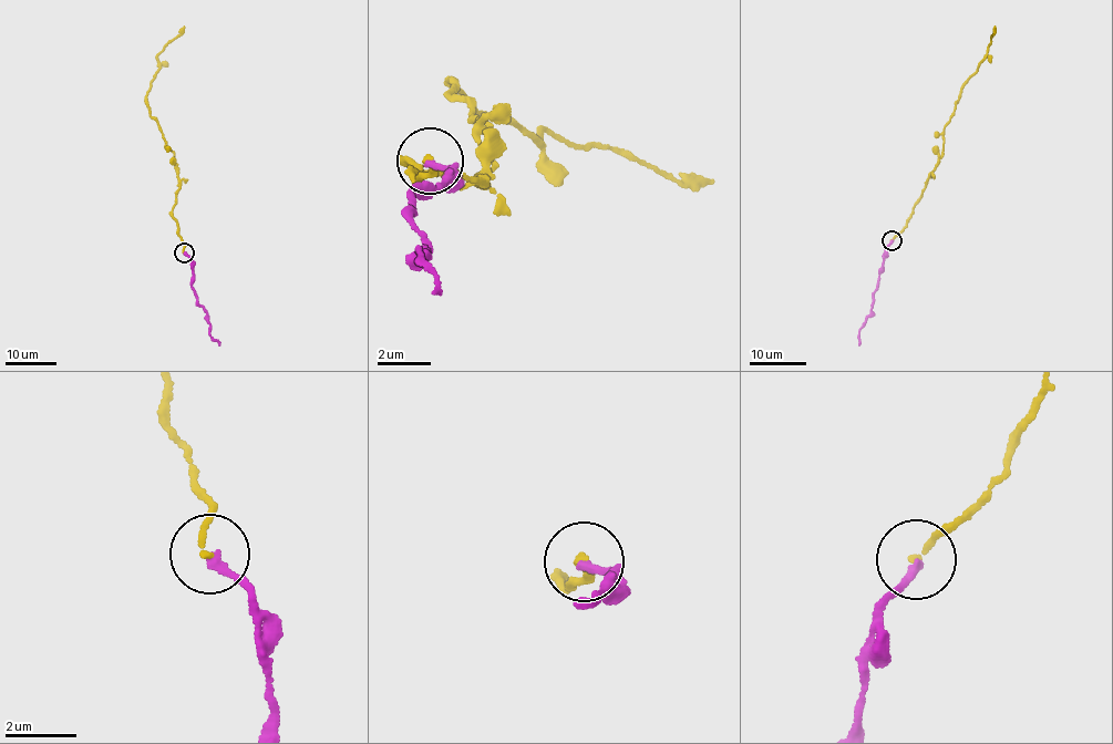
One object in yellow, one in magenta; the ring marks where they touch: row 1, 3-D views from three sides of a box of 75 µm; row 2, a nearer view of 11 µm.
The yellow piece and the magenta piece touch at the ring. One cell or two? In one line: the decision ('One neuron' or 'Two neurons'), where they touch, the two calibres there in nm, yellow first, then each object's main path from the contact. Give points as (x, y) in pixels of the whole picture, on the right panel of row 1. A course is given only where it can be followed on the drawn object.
One neuron. Place: (892, 240). Thickness 170 nm (yellow) against 220 nm. Course of yellow: (892, 239), (904, 228), (929, 173), (943, 154), (944, 130), (961, 86), (985, 58), (995, 26). Course of magenta: (892, 240), (874, 293), (871, 314), (857, 336), (859, 344)

